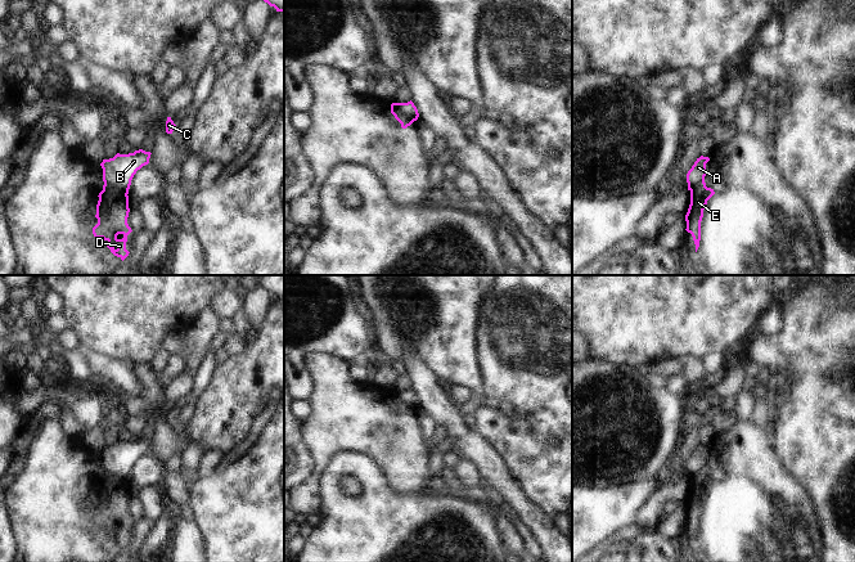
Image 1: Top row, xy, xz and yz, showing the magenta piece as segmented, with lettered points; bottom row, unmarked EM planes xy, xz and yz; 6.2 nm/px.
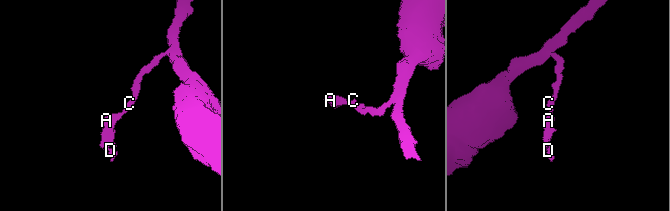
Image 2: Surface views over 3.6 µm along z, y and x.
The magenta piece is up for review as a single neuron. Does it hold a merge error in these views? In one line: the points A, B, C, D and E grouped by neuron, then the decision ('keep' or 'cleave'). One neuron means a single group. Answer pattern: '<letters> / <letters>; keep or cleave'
A B C / D E; cleave

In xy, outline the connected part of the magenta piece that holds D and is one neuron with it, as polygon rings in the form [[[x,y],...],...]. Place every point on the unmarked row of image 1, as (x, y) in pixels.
[[[109,472],[103,473],[96,493],[98,512],[93,516],[95,526],[107,529],[111,540],[122,549],[129,544],[126,538],[127,523],[132,520],[127,512],[129,484],[121,482]]]

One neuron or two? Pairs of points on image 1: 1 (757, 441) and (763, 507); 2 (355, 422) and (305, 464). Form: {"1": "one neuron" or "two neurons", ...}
{"1": "one neuron", "2": "two neurons"}

